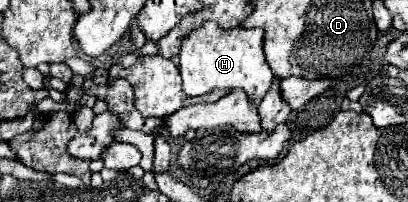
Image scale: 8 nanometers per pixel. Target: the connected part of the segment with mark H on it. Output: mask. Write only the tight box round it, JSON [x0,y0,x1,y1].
[180,20,274,106]

